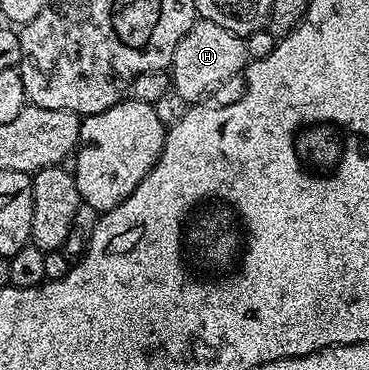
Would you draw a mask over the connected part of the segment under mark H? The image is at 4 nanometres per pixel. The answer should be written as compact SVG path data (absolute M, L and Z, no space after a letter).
M196 20L195 25L177 43L177 51L169 66L169 81L174 93L188 103L199 103L204 100L206 93L214 91L218 85L226 83L230 77L244 72L249 58L246 40L233 31L225 31L225 27L217 27L212 21Z

